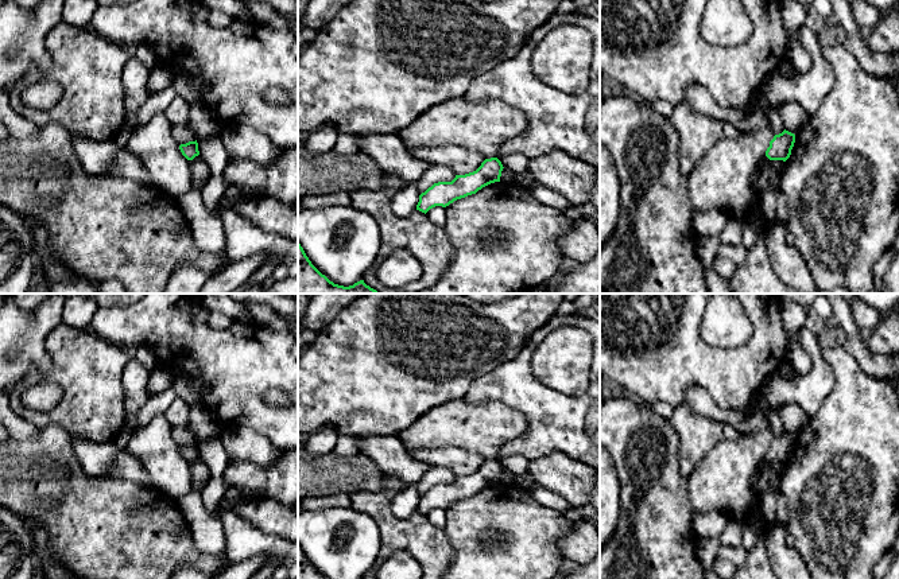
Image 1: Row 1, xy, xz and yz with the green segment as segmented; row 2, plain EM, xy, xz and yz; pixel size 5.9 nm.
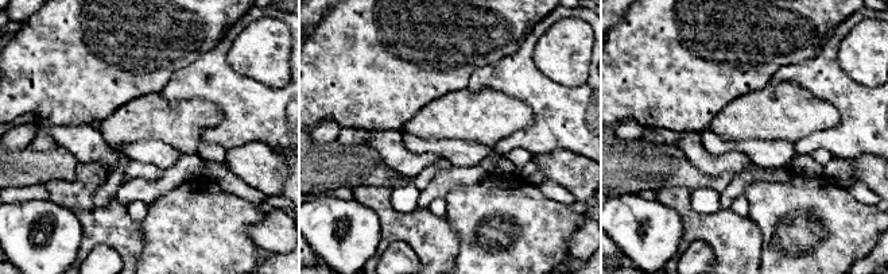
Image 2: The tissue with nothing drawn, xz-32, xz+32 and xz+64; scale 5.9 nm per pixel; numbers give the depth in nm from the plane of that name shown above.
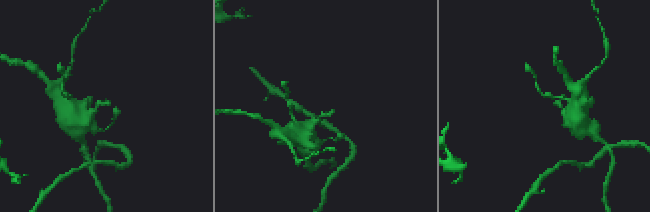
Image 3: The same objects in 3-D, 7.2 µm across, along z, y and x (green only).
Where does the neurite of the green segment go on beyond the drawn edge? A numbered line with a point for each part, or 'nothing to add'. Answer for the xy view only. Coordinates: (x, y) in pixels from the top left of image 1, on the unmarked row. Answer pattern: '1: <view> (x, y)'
nothing to add

